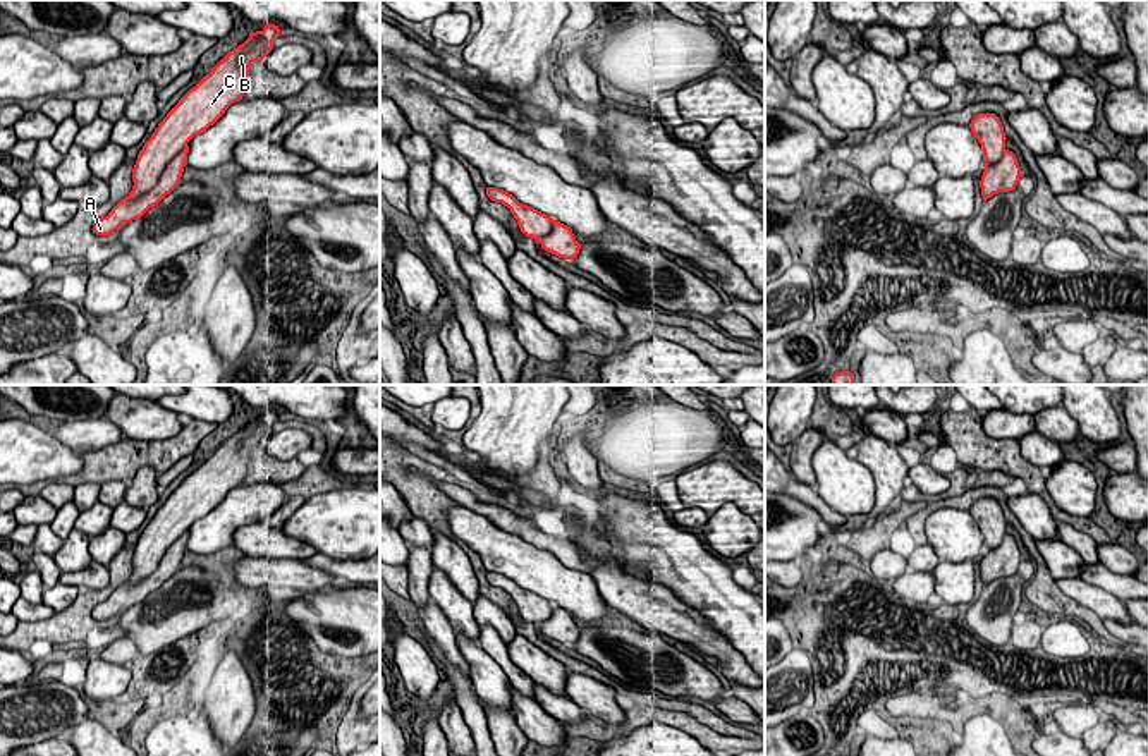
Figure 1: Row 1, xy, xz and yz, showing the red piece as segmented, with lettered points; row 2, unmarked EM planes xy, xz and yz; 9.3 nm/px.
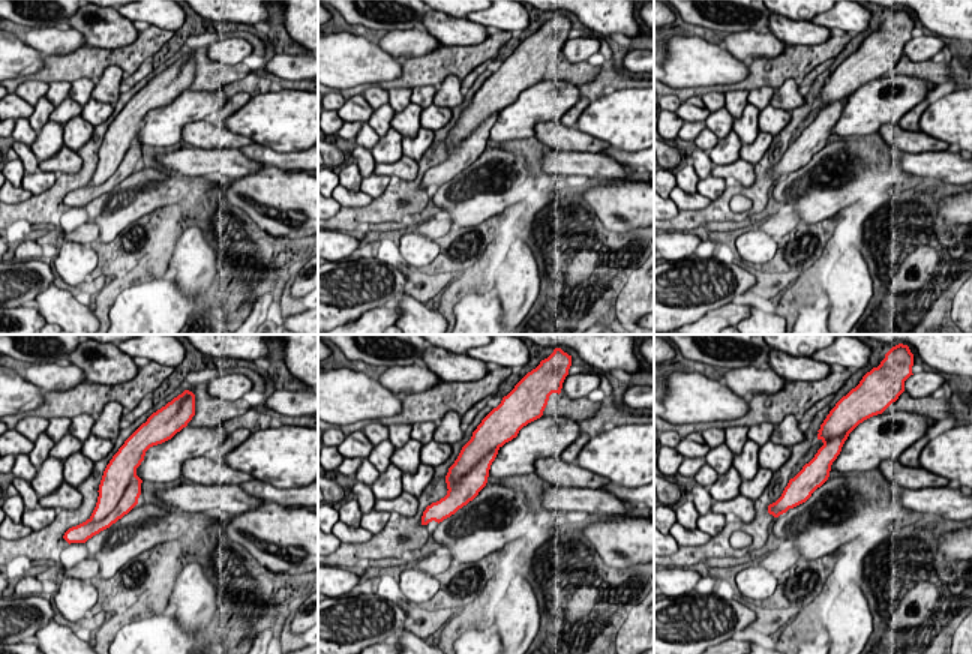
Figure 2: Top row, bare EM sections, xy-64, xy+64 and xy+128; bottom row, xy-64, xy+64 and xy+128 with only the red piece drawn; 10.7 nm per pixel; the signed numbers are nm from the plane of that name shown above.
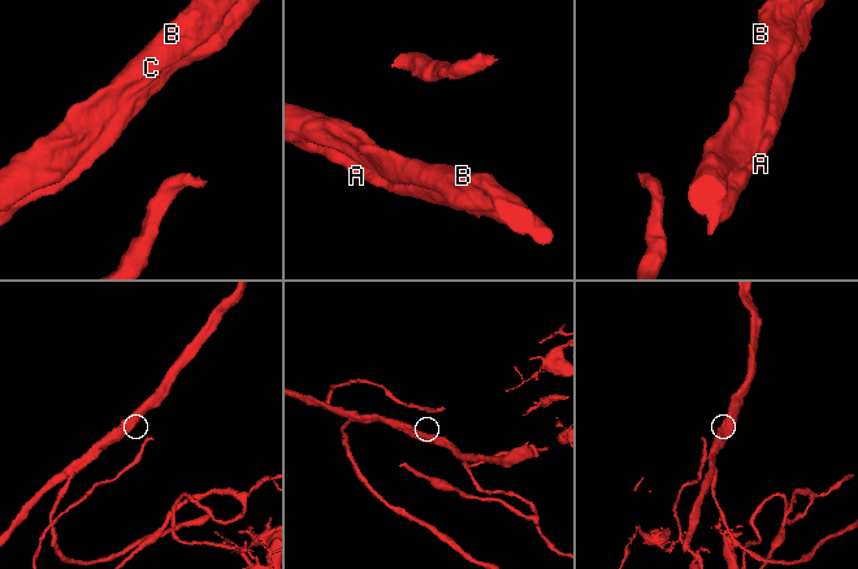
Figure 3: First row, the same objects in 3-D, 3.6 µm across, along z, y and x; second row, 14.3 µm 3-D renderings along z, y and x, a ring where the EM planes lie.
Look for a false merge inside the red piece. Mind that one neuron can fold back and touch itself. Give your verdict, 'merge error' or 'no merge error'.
no merge error

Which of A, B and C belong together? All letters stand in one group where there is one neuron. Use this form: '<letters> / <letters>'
A B C

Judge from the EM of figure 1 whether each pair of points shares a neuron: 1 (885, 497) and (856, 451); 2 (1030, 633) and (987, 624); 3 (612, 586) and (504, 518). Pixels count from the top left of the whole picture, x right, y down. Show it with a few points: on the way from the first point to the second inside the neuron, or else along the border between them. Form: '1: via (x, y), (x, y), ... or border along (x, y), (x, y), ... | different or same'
1: via (885, 485), (885, 475), (868, 457) | same
2: border along (1013, 626), (1009, 640) | different
3: border along (567, 538), (586, 559), (597, 560), (592, 573) | different

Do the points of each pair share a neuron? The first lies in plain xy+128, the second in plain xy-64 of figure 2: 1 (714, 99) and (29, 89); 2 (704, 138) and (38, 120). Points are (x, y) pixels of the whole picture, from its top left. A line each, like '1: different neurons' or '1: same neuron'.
1: same neuron
2: different neurons

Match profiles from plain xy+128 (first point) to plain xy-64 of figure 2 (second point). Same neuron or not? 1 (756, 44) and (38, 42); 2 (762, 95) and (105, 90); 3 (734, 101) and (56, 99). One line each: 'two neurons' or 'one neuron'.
1: one neuron
2: two neurons
3: one neuron

